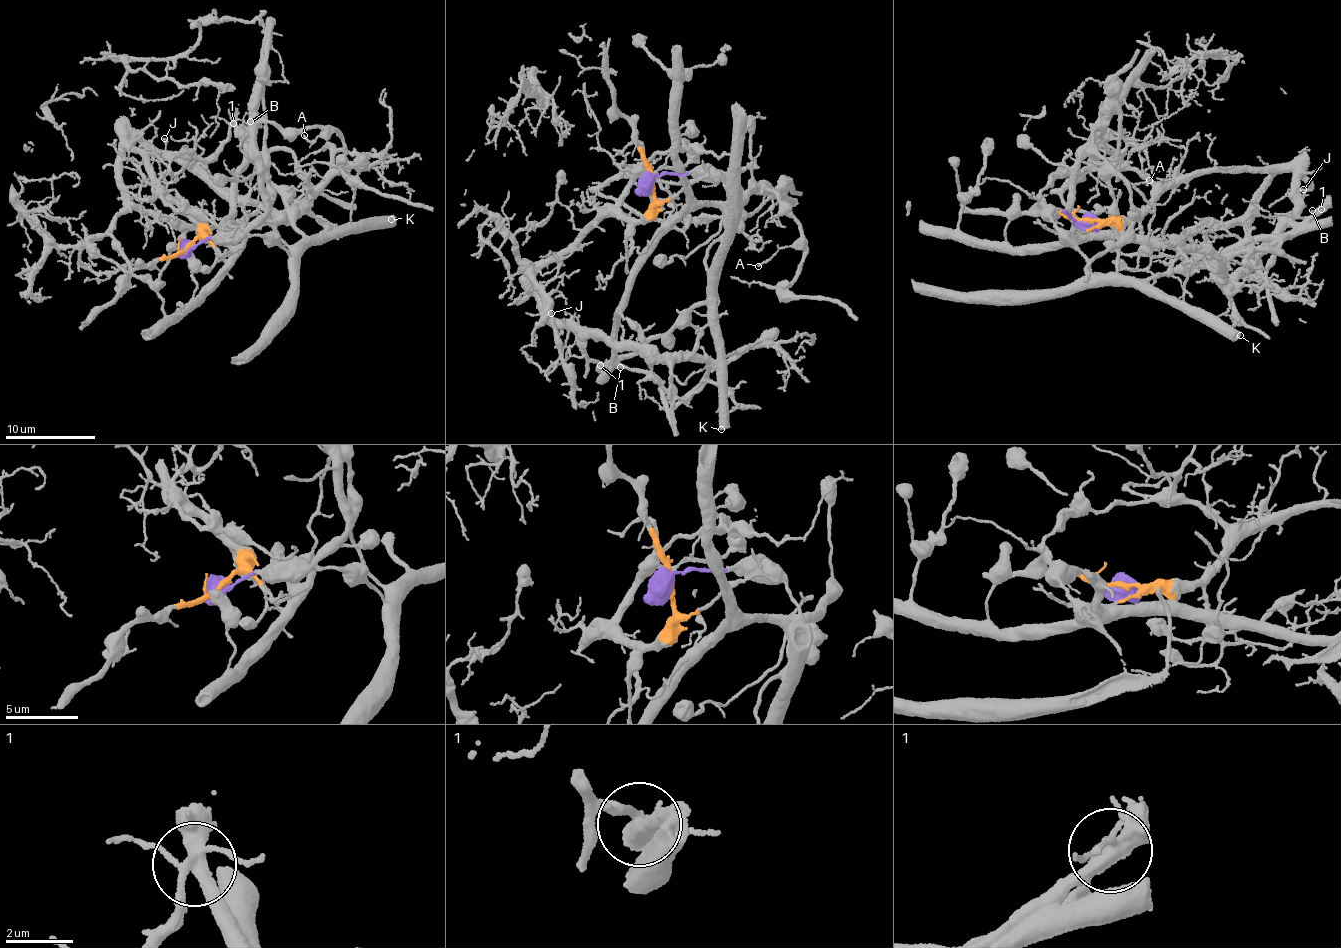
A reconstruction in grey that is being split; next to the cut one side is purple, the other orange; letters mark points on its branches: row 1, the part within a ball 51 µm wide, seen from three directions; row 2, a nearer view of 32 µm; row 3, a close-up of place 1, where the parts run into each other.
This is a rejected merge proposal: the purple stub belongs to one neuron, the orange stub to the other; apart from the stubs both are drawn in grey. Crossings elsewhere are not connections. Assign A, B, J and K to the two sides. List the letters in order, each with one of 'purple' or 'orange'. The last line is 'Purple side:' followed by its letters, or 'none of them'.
A: orange
B: orange
J: orange
K: purple
Purple side: K

